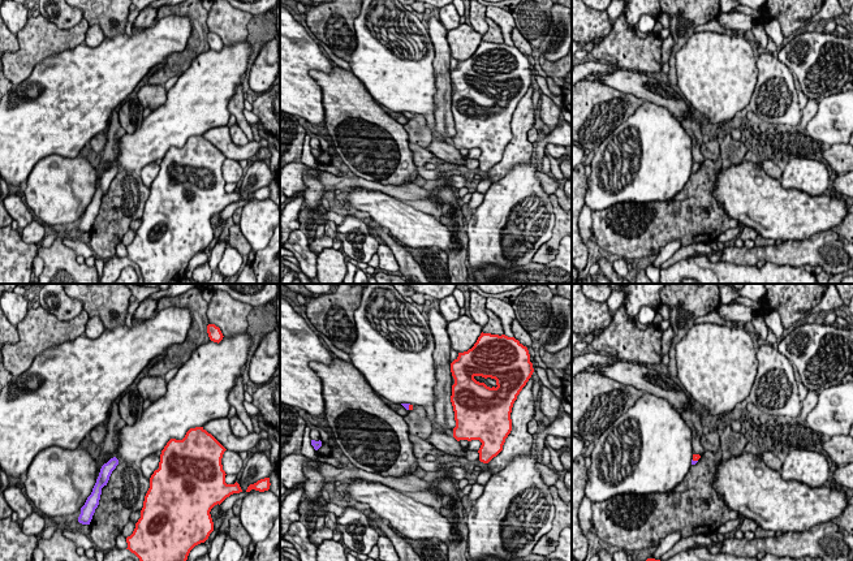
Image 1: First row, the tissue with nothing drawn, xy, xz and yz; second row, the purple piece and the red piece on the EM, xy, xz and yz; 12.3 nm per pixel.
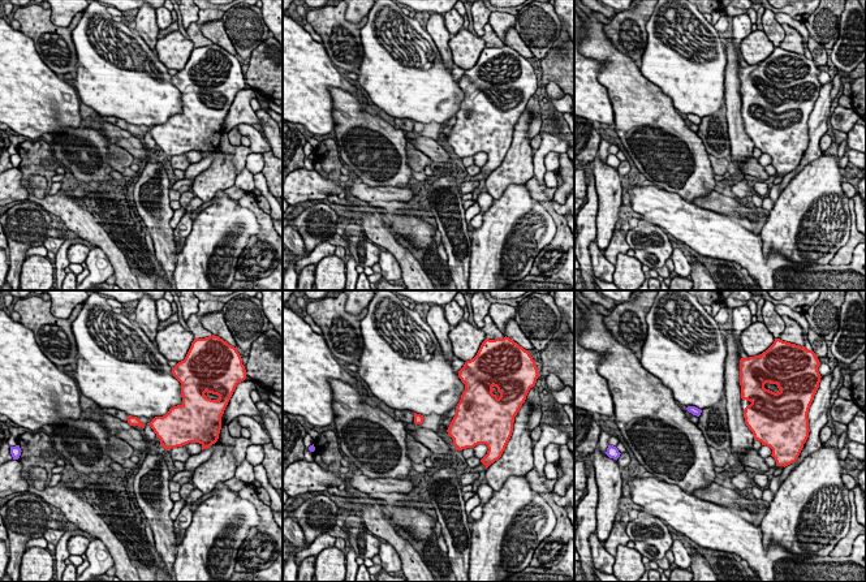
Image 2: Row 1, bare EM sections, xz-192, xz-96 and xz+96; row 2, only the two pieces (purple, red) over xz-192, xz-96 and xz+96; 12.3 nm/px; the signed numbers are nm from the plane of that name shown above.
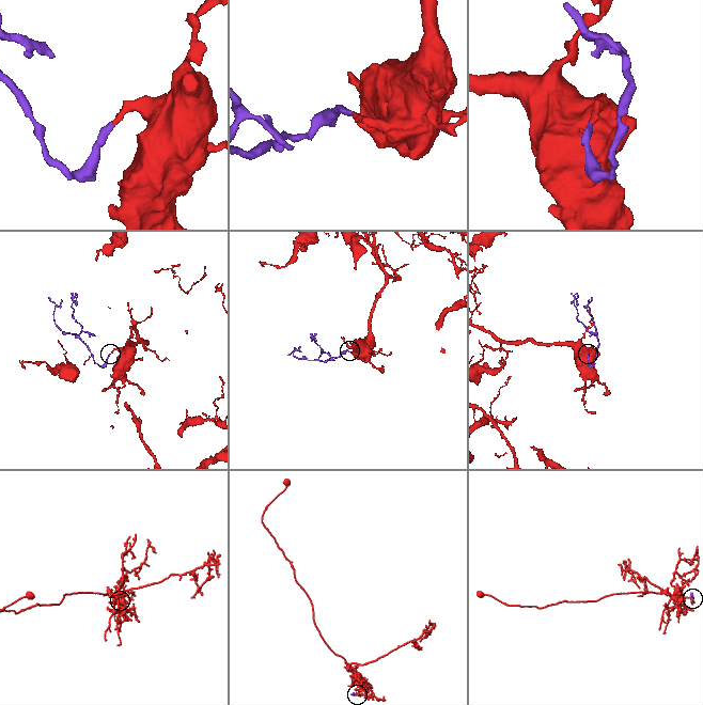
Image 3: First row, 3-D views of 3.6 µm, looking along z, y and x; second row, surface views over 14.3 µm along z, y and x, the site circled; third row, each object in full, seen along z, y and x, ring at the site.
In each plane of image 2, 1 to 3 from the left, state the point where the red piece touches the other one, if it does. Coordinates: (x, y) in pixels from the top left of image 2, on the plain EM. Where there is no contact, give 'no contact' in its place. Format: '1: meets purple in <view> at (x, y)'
1: no contact
2: no contact
3: no contact

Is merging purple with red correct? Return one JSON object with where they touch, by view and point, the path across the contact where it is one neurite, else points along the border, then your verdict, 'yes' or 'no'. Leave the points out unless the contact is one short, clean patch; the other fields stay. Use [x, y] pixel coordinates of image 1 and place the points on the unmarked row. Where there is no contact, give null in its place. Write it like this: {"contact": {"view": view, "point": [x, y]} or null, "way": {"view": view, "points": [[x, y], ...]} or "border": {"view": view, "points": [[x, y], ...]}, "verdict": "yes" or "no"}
{"contact": {"view": "xz", "point": [408, 115]}, "way": {"view": "xz", "points": [[405, 113], [408, 115], [410, 115]]}, "verdict": "yes"}

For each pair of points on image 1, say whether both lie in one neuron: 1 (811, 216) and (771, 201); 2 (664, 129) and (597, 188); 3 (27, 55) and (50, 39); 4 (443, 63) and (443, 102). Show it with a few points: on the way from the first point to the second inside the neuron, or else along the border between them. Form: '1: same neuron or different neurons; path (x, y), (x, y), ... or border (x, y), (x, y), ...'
1: same neuron; path (801, 215), (789, 215), (782, 211)
2: same neuron; path (664, 152), (664, 158), (629, 193), (620, 195)
3: same neuron; path (33, 50), (44, 39)
4: same neuron; path (443, 72), (443, 93)

